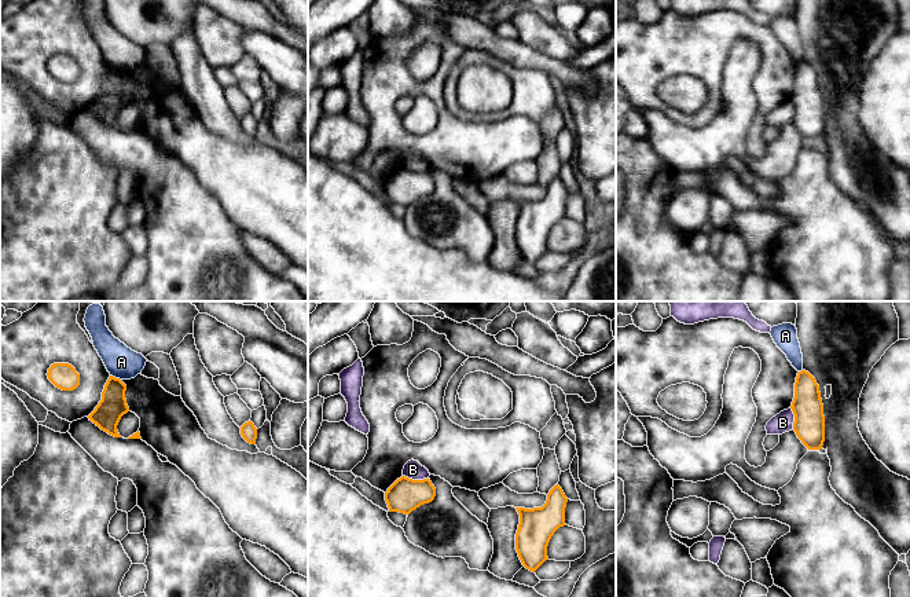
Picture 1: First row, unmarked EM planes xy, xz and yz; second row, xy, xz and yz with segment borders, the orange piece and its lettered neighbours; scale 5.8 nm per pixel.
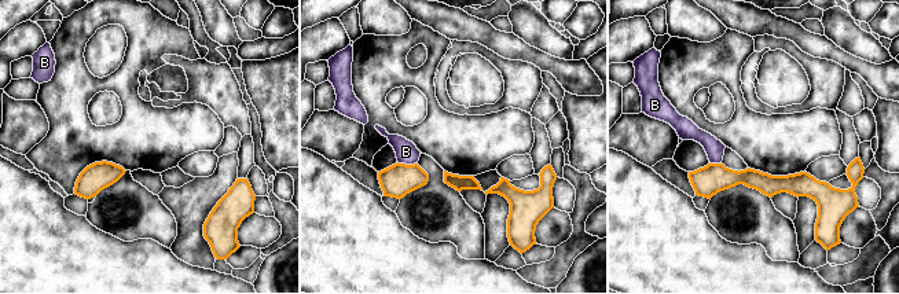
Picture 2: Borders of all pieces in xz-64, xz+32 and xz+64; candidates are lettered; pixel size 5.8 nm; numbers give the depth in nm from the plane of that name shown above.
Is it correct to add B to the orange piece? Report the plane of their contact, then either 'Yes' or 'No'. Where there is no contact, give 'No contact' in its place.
Touches orange in xz. No

